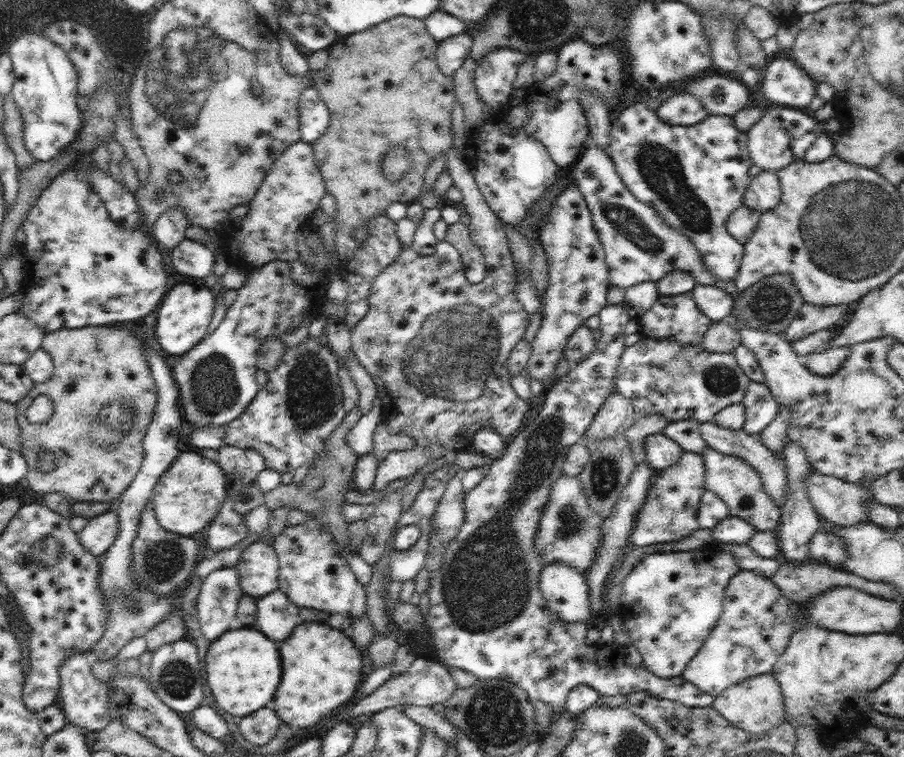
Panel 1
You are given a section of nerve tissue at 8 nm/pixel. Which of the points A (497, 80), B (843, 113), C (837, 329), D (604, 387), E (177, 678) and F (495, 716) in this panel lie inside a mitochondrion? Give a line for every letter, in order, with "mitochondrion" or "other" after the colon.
A: other
B: other
C: other
D: other
E: mitochondrion
F: mitochondrion

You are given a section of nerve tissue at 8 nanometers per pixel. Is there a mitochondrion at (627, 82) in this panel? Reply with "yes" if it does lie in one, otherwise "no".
no

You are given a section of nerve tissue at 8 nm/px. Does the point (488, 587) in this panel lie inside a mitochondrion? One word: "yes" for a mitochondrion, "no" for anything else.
yes

